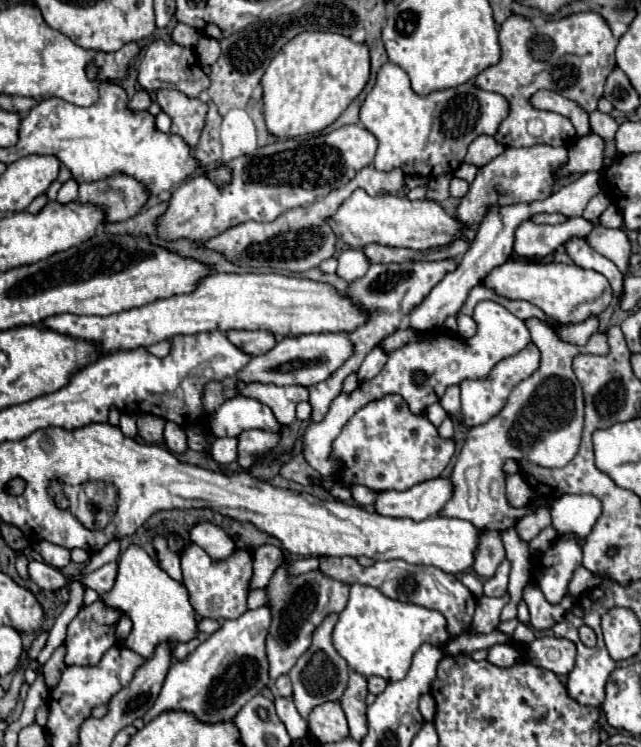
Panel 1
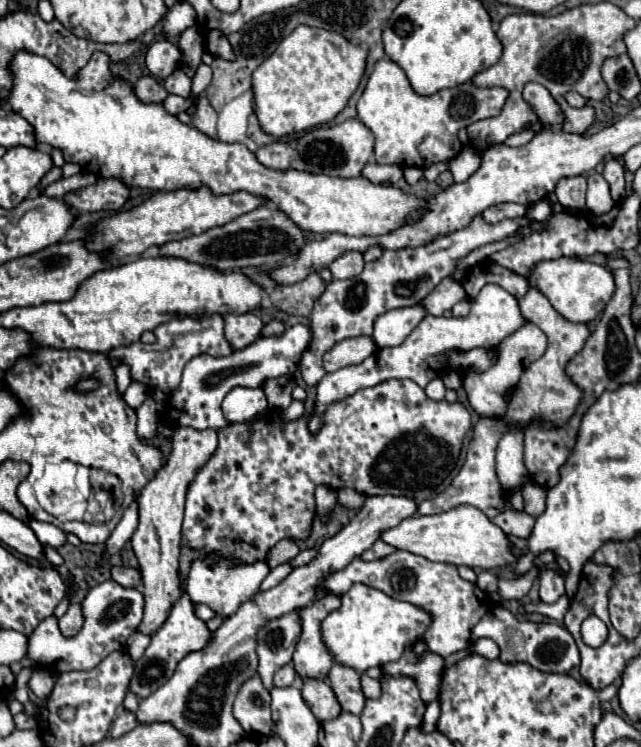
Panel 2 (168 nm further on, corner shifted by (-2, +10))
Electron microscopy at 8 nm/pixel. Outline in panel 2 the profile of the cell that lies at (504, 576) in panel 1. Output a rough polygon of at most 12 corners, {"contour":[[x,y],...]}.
{"contour":[[479,572],[477,586],[493,594],[497,576],[493,572]]}

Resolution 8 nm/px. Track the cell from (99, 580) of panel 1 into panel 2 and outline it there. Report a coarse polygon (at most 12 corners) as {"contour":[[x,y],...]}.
{"contour":[[113,568],[115,582],[127,588],[141,588],[139,568]]}

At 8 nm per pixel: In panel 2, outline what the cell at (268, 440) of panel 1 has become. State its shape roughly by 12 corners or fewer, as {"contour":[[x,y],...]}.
{"contour":[[293,400],[283,410],[285,420],[297,420],[305,412],[305,404]]}

